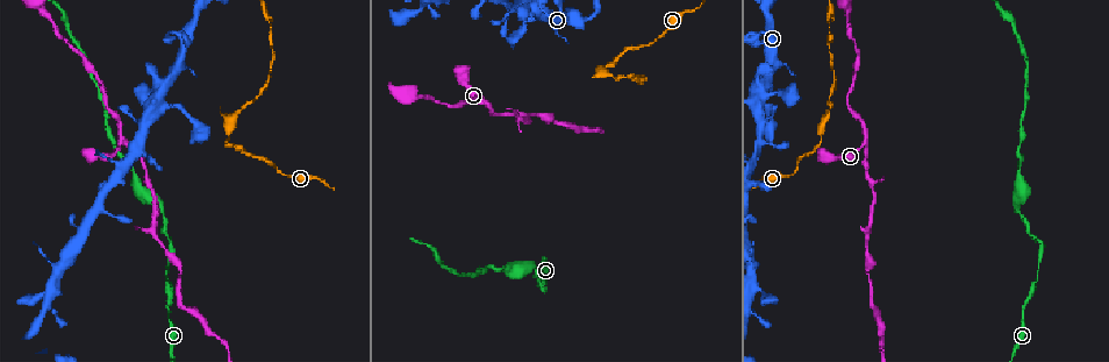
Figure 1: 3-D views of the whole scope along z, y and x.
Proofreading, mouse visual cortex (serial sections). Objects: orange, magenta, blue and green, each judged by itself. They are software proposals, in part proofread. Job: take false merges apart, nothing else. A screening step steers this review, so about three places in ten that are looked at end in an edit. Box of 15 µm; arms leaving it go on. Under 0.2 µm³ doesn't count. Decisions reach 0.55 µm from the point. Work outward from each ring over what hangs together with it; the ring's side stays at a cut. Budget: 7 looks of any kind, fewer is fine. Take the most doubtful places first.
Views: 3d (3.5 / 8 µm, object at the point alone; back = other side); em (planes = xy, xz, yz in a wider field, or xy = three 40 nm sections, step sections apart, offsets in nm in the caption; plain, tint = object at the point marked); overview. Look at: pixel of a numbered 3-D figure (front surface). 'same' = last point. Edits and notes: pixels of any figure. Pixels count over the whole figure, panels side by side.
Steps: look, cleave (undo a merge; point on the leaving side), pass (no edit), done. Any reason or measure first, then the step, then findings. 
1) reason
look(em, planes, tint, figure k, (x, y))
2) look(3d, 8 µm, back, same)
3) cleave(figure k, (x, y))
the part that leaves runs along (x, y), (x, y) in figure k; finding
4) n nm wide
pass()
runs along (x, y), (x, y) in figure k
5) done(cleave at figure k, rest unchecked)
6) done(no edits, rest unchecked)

calibre changes
look(em, xy, step 3, tint, figure 1, (495, 113))

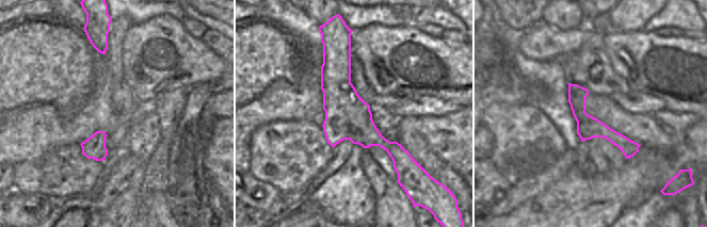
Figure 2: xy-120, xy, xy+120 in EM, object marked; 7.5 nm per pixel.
look(3d, 3.5 µm, same)

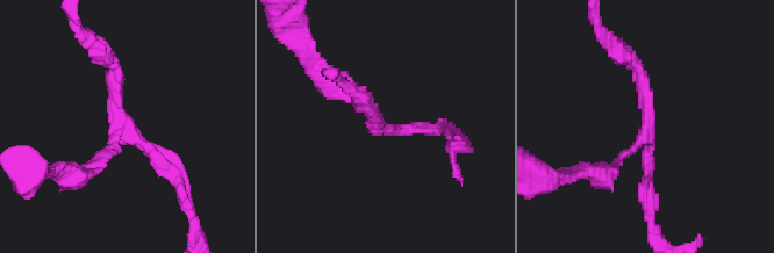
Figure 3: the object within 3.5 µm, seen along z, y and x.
3 arms
pass()
runs along (346, 45), (341, 103), (398, 157), (398, 169) in figure 2; one cell here

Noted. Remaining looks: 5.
thick turns thin
look(3d, 8 µm, back, figure 1, (163, 247))

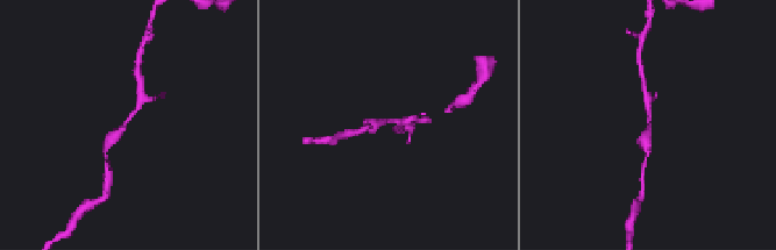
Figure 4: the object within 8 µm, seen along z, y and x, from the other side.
now the EM
look(em, xy, step 1, tint, figure 4, (128, 119))

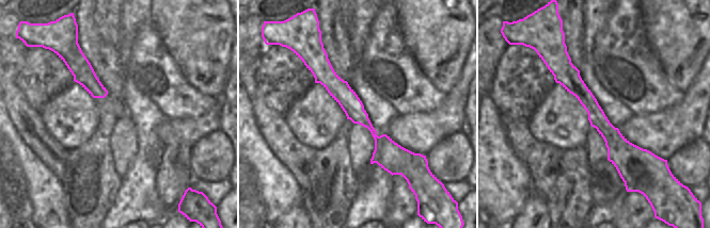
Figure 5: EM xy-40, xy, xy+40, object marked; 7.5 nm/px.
160 nm wide
pass()
runs along (564, 52), (626, 178) in figure 5; continuous, no second cell

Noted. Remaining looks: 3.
two arms in line, one across
look(3d, 3.5 µm, figure 1, (139, 147))

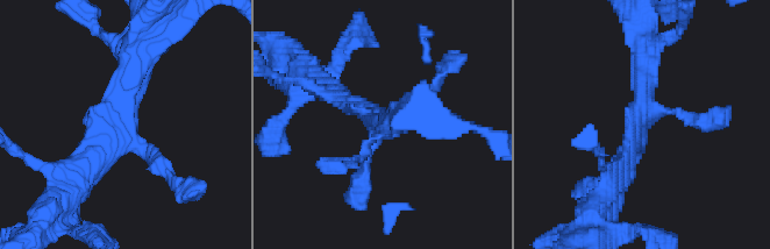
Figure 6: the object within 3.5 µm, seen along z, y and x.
shape alone is not enough
look(em, xy, step 2, tint, figure 6, (635, 122))

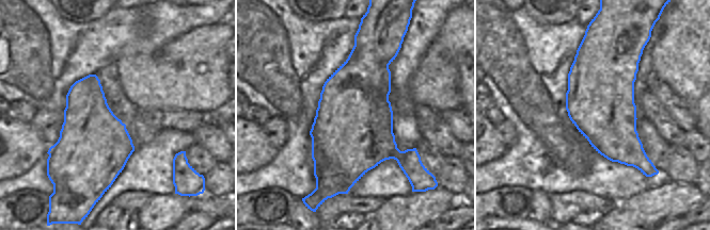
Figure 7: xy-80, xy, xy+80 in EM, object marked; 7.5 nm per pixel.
pass()
runs along (132, 47), (125, 101), (75, 186) in figure 6; all the same cell

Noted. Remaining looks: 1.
done(no edits, rest unchecked)

